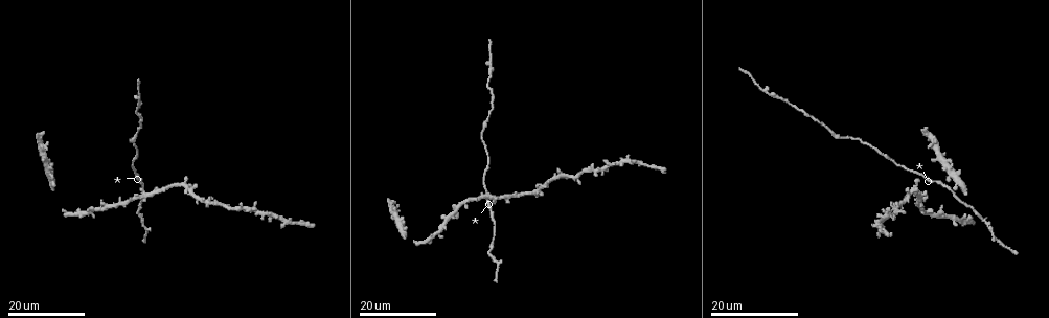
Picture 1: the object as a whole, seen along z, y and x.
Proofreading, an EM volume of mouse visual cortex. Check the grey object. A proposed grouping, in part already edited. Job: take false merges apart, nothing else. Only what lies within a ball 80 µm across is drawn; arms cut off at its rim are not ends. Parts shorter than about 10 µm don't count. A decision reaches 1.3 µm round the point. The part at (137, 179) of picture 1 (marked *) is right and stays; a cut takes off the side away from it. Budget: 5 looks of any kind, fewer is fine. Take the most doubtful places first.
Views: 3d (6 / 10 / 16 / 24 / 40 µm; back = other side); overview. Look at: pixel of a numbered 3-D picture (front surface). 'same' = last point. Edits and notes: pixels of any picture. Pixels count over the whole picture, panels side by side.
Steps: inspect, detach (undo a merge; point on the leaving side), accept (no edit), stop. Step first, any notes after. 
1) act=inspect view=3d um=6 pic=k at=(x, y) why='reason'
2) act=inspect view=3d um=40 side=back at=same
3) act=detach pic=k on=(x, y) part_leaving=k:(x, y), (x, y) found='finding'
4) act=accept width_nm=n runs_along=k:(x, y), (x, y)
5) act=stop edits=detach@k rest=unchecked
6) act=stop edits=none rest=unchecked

act=inspect view=3d um=24 pic=1 at=(489, 251) why='three-way junction'

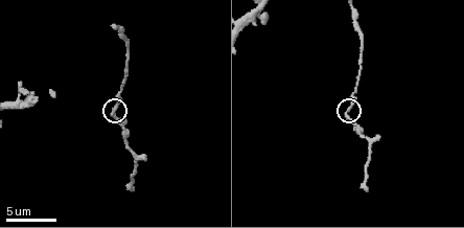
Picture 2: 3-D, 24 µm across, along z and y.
act=inspect view=3d um=10 pic=2 at=(115, 111) why='zoom in'

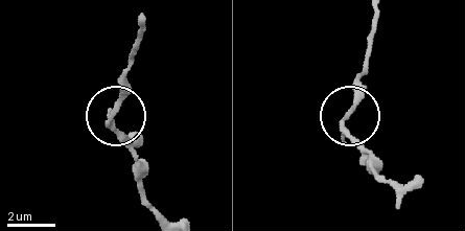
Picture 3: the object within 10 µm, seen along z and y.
act=accept arms=3 runs_along=3:(374, 18), (362, 90), (348, 120), (372, 160) found='all the same cell'

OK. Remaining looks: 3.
act=inspect view=3d um=24 pic=1 at=(492, 200) why='four-way junction'

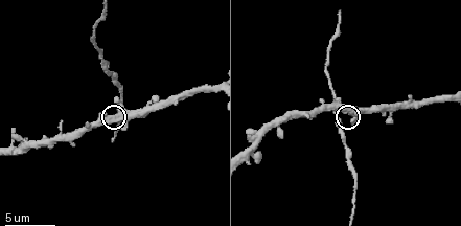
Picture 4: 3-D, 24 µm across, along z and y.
act=inspect view=3d um=10 pic=4 at=(351, 111)

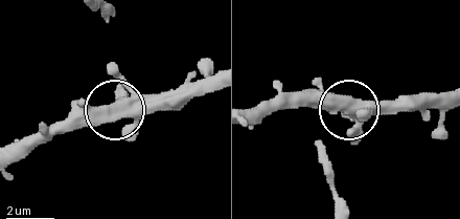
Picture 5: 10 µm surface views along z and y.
act=inspect view=3d um=10 side=back pic=5 at=(115, 107) why='from behind'

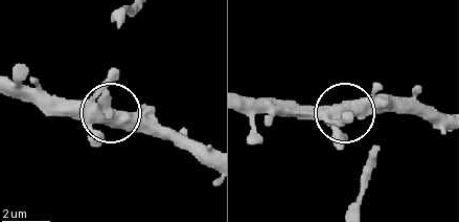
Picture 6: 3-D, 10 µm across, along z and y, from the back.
act=accept arms=4 found='one cell here'

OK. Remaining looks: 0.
act=stop edits=none rest=unchecked

